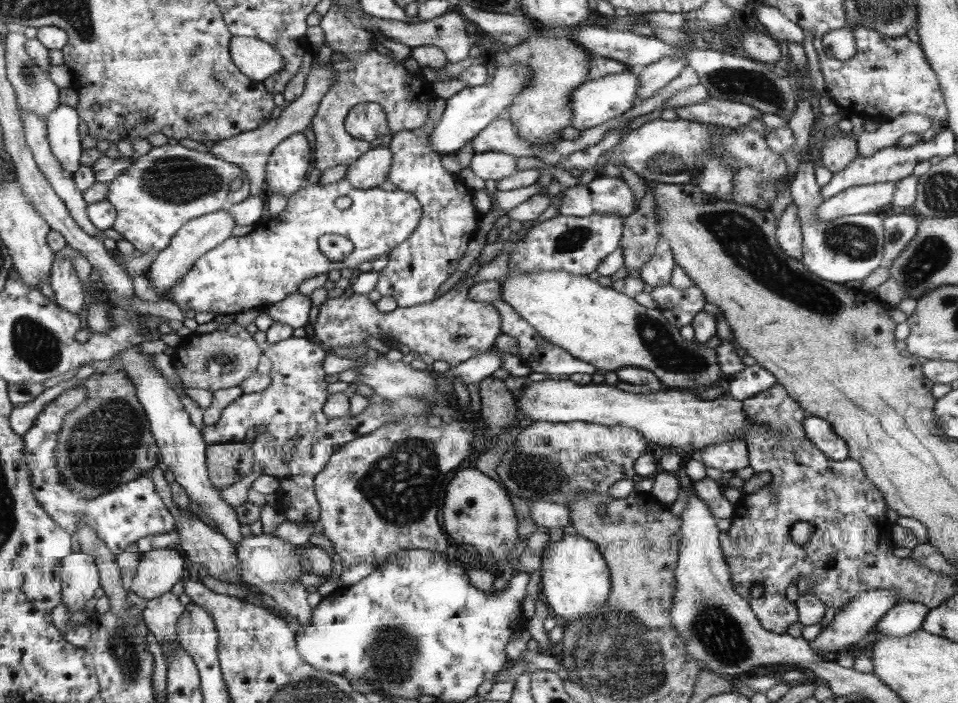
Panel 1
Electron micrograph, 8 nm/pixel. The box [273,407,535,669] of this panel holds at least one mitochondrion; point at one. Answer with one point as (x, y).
(397, 486)

